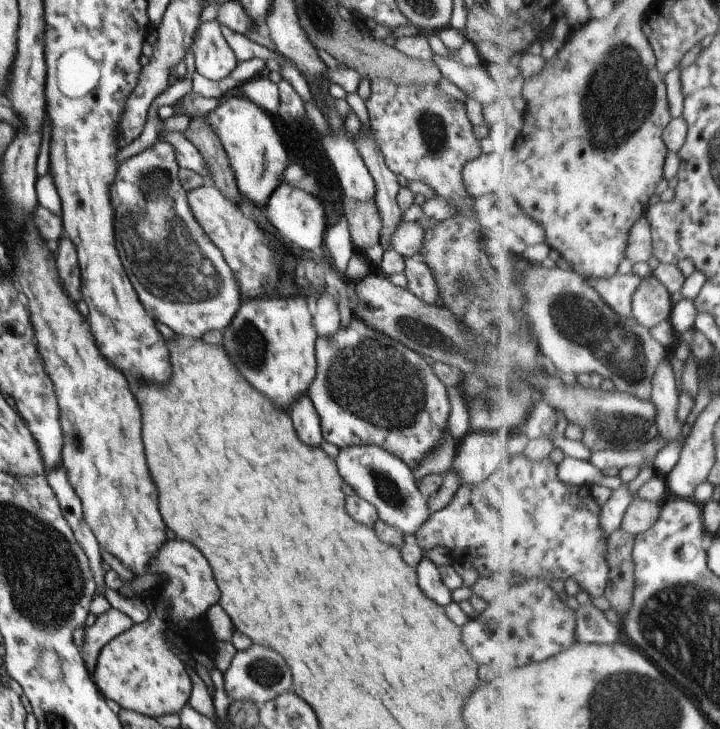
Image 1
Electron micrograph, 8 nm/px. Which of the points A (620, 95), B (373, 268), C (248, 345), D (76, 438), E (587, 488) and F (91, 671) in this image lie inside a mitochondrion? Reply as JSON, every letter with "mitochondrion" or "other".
{"A":"mitochondrion","B":"other","C":"mitochondrion","D":"mitochondrion","E":"other","F":"other"}

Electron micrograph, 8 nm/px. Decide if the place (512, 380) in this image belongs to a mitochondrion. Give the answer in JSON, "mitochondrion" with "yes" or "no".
{"mitochondrion":"yes"}

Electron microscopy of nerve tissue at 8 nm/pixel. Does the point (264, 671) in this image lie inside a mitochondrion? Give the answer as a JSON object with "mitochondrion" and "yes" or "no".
{"mitochondrion":"yes"}

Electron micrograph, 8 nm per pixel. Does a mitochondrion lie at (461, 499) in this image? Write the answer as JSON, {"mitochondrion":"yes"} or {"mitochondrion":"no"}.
{"mitochondrion":"no"}

